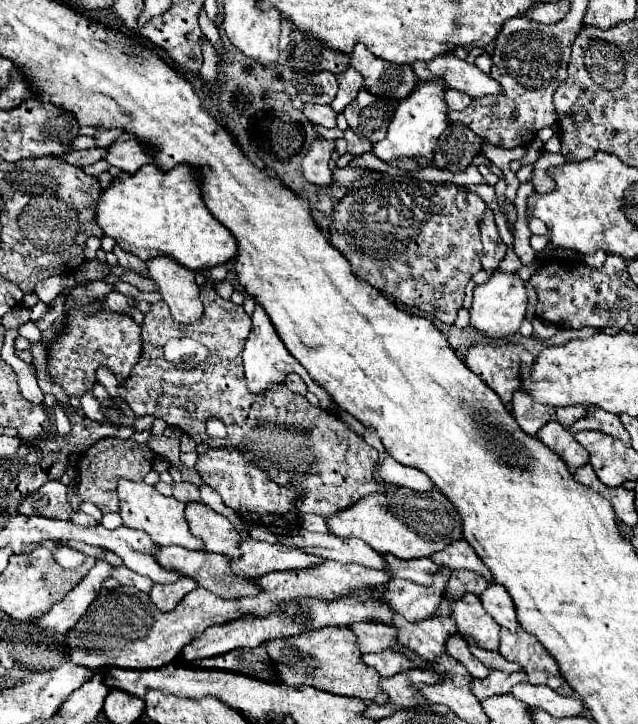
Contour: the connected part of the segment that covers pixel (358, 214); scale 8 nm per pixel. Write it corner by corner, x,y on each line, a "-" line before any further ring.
392,177
350,191
334,209
330,243
350,261
352,271
370,283
372,287
384,291
394,301
418,307
424,313
440,319
446,325
456,321
456,313
464,301
464,287
478,273
480,267
480,219
486,211
486,203
476,195
468,193
464,187
454,183
428,183
416,181
412,177

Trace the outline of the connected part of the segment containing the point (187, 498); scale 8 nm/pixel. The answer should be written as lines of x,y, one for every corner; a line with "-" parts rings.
172,483
172,491
174,491
174,497
182,503
190,503
190,501
200,501
200,495
198,495
198,487
192,485
192,483

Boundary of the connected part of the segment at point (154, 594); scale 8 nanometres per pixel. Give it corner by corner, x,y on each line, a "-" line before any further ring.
178,577
178,581
174,581
174,583
154,585
150,591
150,597
160,611
172,611
176,607
176,603
196,587
198,587
198,583
192,577

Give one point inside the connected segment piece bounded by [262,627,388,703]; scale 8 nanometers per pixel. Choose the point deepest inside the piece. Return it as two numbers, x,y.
328,659

